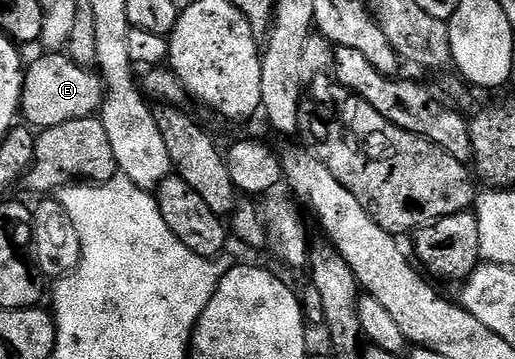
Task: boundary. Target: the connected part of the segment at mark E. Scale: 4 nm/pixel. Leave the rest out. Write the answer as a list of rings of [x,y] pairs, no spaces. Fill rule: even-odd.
[[[50,51],[42,56],[46,57],[26,69],[26,82],[22,85],[21,116],[39,130],[95,116],[106,100],[108,89],[103,78],[87,66],[76,64],[65,52]]]

